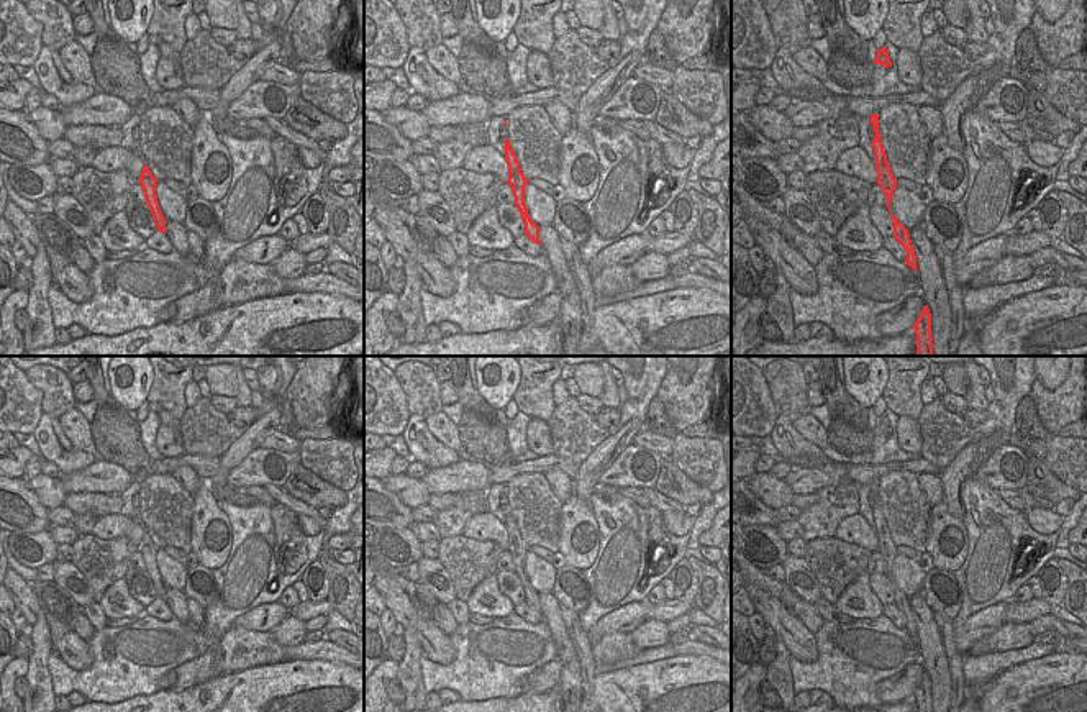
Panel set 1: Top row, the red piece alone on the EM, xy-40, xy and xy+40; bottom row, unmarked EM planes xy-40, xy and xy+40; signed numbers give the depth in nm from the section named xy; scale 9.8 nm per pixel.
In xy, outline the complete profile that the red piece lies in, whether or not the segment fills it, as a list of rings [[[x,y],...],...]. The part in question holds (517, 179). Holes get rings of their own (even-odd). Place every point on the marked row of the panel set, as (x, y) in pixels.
[[[505,139],[505,159],[508,164],[508,180],[507,184],[512,187],[515,205],[521,213],[525,223],[525,235],[536,244],[539,243],[539,226],[531,220],[526,203],[525,203],[525,187],[530,182],[521,172],[520,162],[516,159],[515,151],[512,149],[510,139]]]

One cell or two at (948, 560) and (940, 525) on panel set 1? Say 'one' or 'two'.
one

